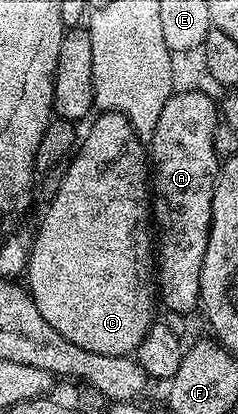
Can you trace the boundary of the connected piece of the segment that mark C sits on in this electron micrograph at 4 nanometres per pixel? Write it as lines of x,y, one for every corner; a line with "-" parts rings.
105,111
93,118
94,126
81,138
76,152
69,158
68,173
61,184
60,191
45,206
46,214
38,225
38,234
33,234
30,243
30,257
26,260
24,270
25,284
30,291
30,298
40,307
40,315
60,331
64,339
76,343
76,347
84,347
84,351
96,351
100,355
133,354
144,339
144,335
155,324
154,301
156,305
156,253
152,248
152,189
148,184
148,149
143,138
136,135
132,123
124,115

